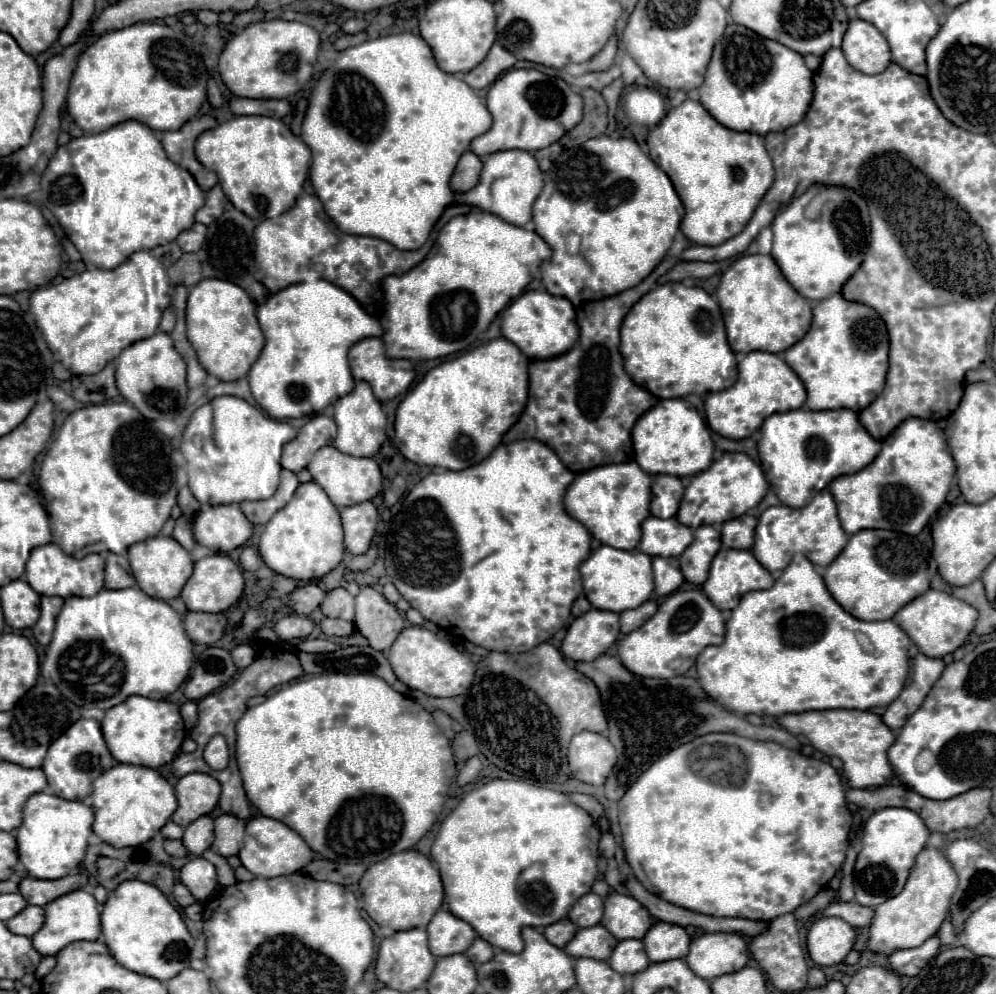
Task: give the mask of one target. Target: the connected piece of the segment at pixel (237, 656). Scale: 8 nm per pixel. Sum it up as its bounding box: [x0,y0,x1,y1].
[231,643,255,669]

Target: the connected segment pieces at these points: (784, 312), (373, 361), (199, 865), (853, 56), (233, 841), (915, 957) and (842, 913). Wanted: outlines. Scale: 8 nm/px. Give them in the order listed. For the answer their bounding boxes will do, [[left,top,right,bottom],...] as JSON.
[[717,255,811,353],[349,337,415,401],[179,857,217,899],[841,19,891,75],[211,815,245,857],[891,933,941,977],[823,901,873,927]]

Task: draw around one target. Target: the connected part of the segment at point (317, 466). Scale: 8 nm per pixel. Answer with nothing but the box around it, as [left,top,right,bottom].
[307,445,383,507]

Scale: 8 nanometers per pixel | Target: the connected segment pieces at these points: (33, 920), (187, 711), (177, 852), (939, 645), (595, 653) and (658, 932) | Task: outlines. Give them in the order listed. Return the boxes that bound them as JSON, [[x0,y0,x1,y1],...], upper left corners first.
[[7,905,45,937],[181,701,197,729],[165,839,189,857],[895,589,979,657],[561,609,619,661],[643,921,689,963]]

